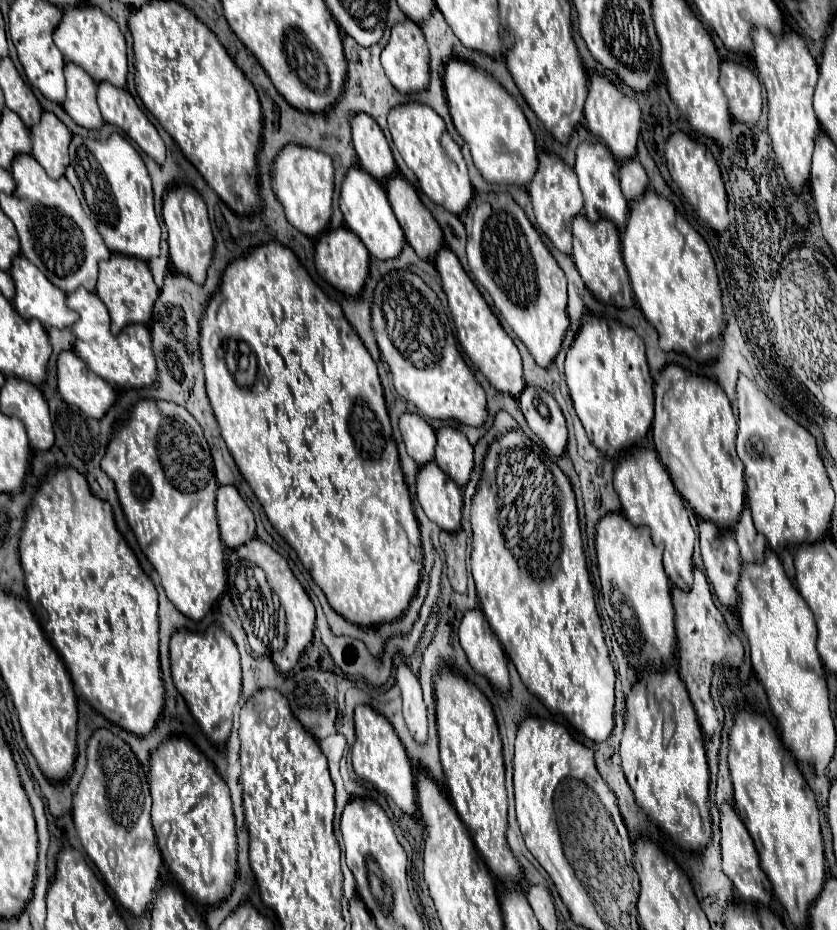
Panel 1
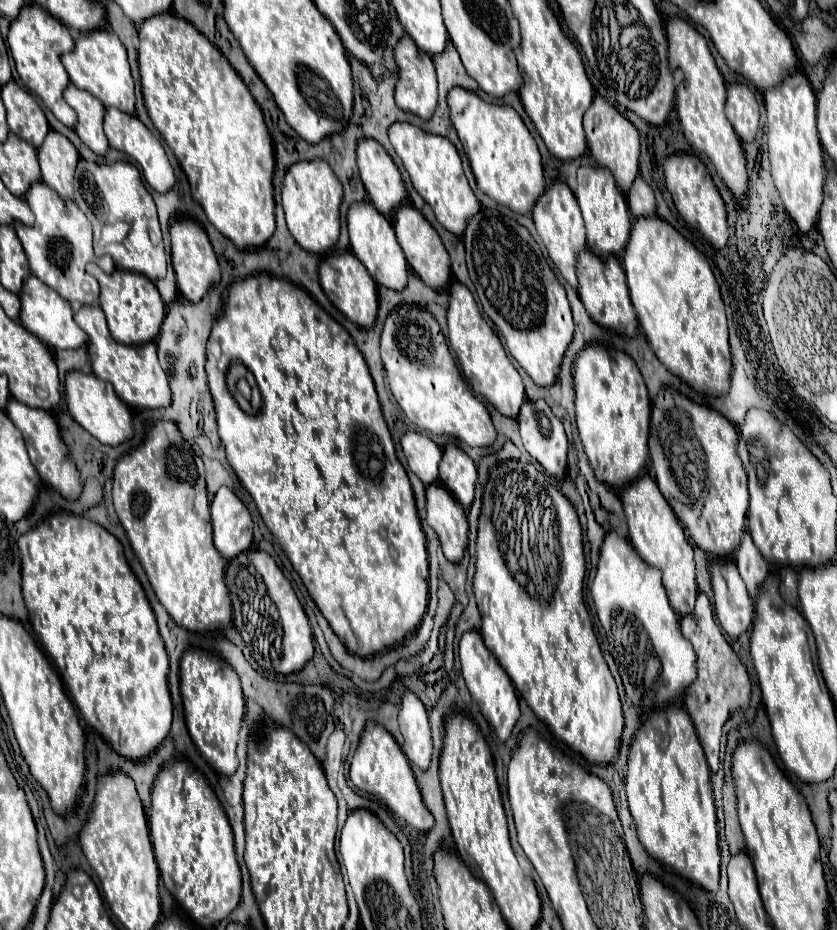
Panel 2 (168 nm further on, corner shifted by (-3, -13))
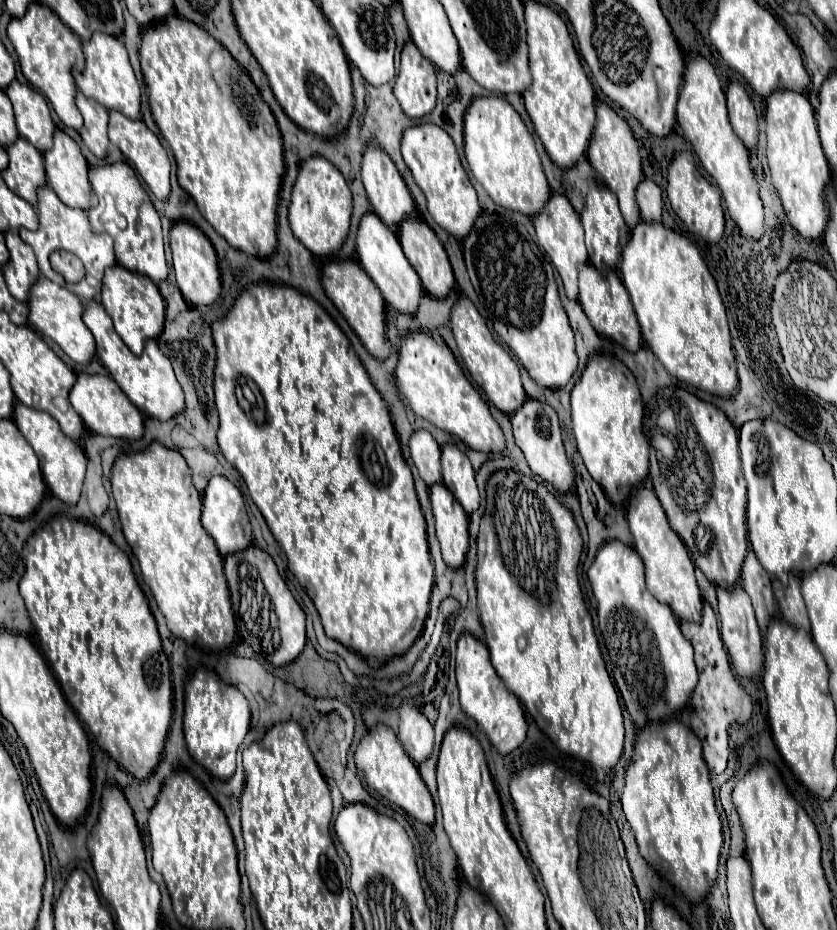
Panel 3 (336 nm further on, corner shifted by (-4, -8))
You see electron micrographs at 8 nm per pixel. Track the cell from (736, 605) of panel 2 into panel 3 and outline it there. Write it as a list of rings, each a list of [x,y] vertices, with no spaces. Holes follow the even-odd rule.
[[[735,585],[731,589],[717,589],[717,597],[721,615],[721,635],[731,657],[731,667],[739,677],[757,677],[763,667],[763,639],[759,633],[759,625],[755,621],[751,599],[741,585]]]

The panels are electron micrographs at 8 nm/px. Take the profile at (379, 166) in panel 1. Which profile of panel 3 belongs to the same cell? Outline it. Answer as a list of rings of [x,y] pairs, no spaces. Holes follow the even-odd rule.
[[[371,141],[363,153],[363,163],[361,163],[361,177],[363,177],[363,185],[367,191],[367,197],[373,205],[375,215],[387,223],[387,225],[399,225],[407,215],[415,213],[415,201],[403,181],[403,177],[399,175],[395,163],[391,161],[391,157],[375,143]]]

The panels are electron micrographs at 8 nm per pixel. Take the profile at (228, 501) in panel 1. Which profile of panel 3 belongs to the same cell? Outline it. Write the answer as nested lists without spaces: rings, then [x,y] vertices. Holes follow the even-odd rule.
[[[215,475],[207,489],[205,489],[205,497],[203,497],[203,515],[201,515],[203,527],[205,531],[215,539],[217,549],[221,555],[229,555],[229,553],[237,553],[243,551],[251,545],[251,525],[249,525],[249,517],[247,517],[247,509],[245,509],[245,501],[241,491],[225,477]]]

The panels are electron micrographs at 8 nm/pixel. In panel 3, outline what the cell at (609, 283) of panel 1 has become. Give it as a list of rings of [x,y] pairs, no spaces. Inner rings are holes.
[[[591,263],[579,267],[579,303],[585,309],[585,315],[593,323],[595,331],[603,337],[611,337],[621,343],[629,351],[637,351],[641,347],[641,329],[637,327],[637,317],[633,315],[633,305],[629,303],[629,293],[621,283],[615,271],[607,271],[605,275],[597,271]]]

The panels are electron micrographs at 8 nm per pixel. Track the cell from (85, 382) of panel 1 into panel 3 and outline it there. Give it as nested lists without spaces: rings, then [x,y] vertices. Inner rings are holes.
[[[77,375],[69,399],[73,409],[79,413],[79,417],[91,433],[117,439],[139,439],[143,435],[143,415],[119,389],[119,385],[107,375]]]

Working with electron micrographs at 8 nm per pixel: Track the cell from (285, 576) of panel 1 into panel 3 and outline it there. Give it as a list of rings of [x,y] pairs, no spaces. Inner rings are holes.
[[[251,545],[251,547],[247,547],[247,549],[243,551],[243,557],[245,557],[247,563],[251,563],[251,565],[257,567],[259,577],[263,579],[263,585],[265,585],[265,589],[267,589],[267,593],[269,593],[269,597],[271,597],[271,603],[273,603],[273,607],[275,607],[275,613],[277,613],[277,617],[279,617],[281,645],[279,645],[277,651],[271,655],[271,663],[273,663],[275,667],[283,667],[283,665],[295,661],[295,659],[299,657],[299,653],[303,651],[305,643],[307,643],[307,635],[305,635],[305,613],[303,613],[303,609],[299,607],[299,603],[295,601],[295,597],[291,595],[291,591],[287,589],[283,577],[281,577],[279,571],[277,571],[275,561],[271,559],[269,553],[265,553],[265,551],[261,551],[259,547]]]

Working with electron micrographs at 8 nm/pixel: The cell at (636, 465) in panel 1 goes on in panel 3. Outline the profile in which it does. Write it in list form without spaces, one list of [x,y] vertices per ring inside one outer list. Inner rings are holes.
[[[643,485],[635,491],[635,495],[629,503],[629,509],[627,509],[627,521],[629,521],[633,541],[635,541],[635,551],[645,561],[649,591],[661,603],[667,603],[679,619],[689,619],[689,621],[697,623],[697,619],[701,619],[703,599],[701,599],[697,579],[695,579],[695,565],[691,561],[687,547],[683,545],[683,541],[671,529],[667,515],[663,511],[661,501],[657,499],[653,487]]]

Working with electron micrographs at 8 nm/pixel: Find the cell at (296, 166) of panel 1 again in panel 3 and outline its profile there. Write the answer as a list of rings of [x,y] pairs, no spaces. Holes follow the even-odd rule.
[[[321,155],[305,159],[299,167],[299,175],[291,191],[289,225],[293,235],[313,255],[329,255],[343,245],[345,235],[349,231],[349,217],[351,217],[351,191],[341,171]]]

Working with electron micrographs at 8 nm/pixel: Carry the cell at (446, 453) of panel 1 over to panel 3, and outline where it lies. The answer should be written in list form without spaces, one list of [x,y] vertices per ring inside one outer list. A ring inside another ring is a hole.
[[[443,445],[441,449],[441,469],[443,483],[455,495],[455,499],[465,507],[467,513],[473,513],[479,507],[479,491],[475,483],[475,471],[471,461],[457,445]]]

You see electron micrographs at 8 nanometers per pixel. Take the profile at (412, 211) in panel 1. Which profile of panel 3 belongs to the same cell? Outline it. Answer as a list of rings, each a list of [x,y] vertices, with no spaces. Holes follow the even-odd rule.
[[[407,217],[401,225],[399,225],[399,243],[409,259],[409,263],[413,265],[413,269],[417,271],[417,275],[421,277],[421,283],[425,287],[425,291],[431,297],[443,299],[447,297],[447,293],[451,291],[451,287],[455,285],[455,277],[453,277],[453,269],[449,263],[449,257],[439,241],[439,237],[435,235],[435,231],[419,217]]]

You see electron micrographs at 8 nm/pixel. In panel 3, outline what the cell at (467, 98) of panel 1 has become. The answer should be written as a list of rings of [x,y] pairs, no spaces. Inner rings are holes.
[[[477,97],[463,115],[465,159],[473,177],[483,185],[489,197],[511,211],[535,215],[551,195],[535,141],[519,113],[503,97]]]

